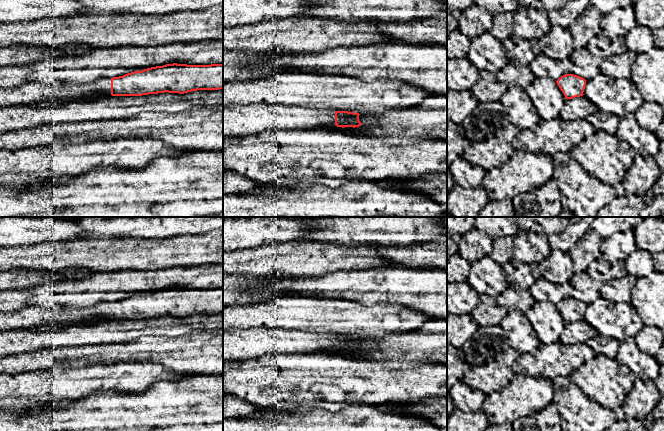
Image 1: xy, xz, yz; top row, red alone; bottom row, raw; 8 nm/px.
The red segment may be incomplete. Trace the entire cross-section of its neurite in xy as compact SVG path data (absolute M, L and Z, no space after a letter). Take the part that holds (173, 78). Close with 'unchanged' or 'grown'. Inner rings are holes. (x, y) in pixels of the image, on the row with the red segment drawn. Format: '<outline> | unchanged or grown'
M173 63L131 72L119 77L101 77L95 82L83 85L63 83L58 86L51 86L30 81L16 87L0 86L0 108L40 104L45 99L55 99L61 102L81 100L83 95L89 94L94 89L108 91L109 95L112 96L142 96L164 92L184 94L197 90L219 90L222 88L223 64L187 65Z | grown

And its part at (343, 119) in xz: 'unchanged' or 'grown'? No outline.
grown

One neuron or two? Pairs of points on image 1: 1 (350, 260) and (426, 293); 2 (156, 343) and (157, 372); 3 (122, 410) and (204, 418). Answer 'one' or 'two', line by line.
1: two
2: two
3: one

